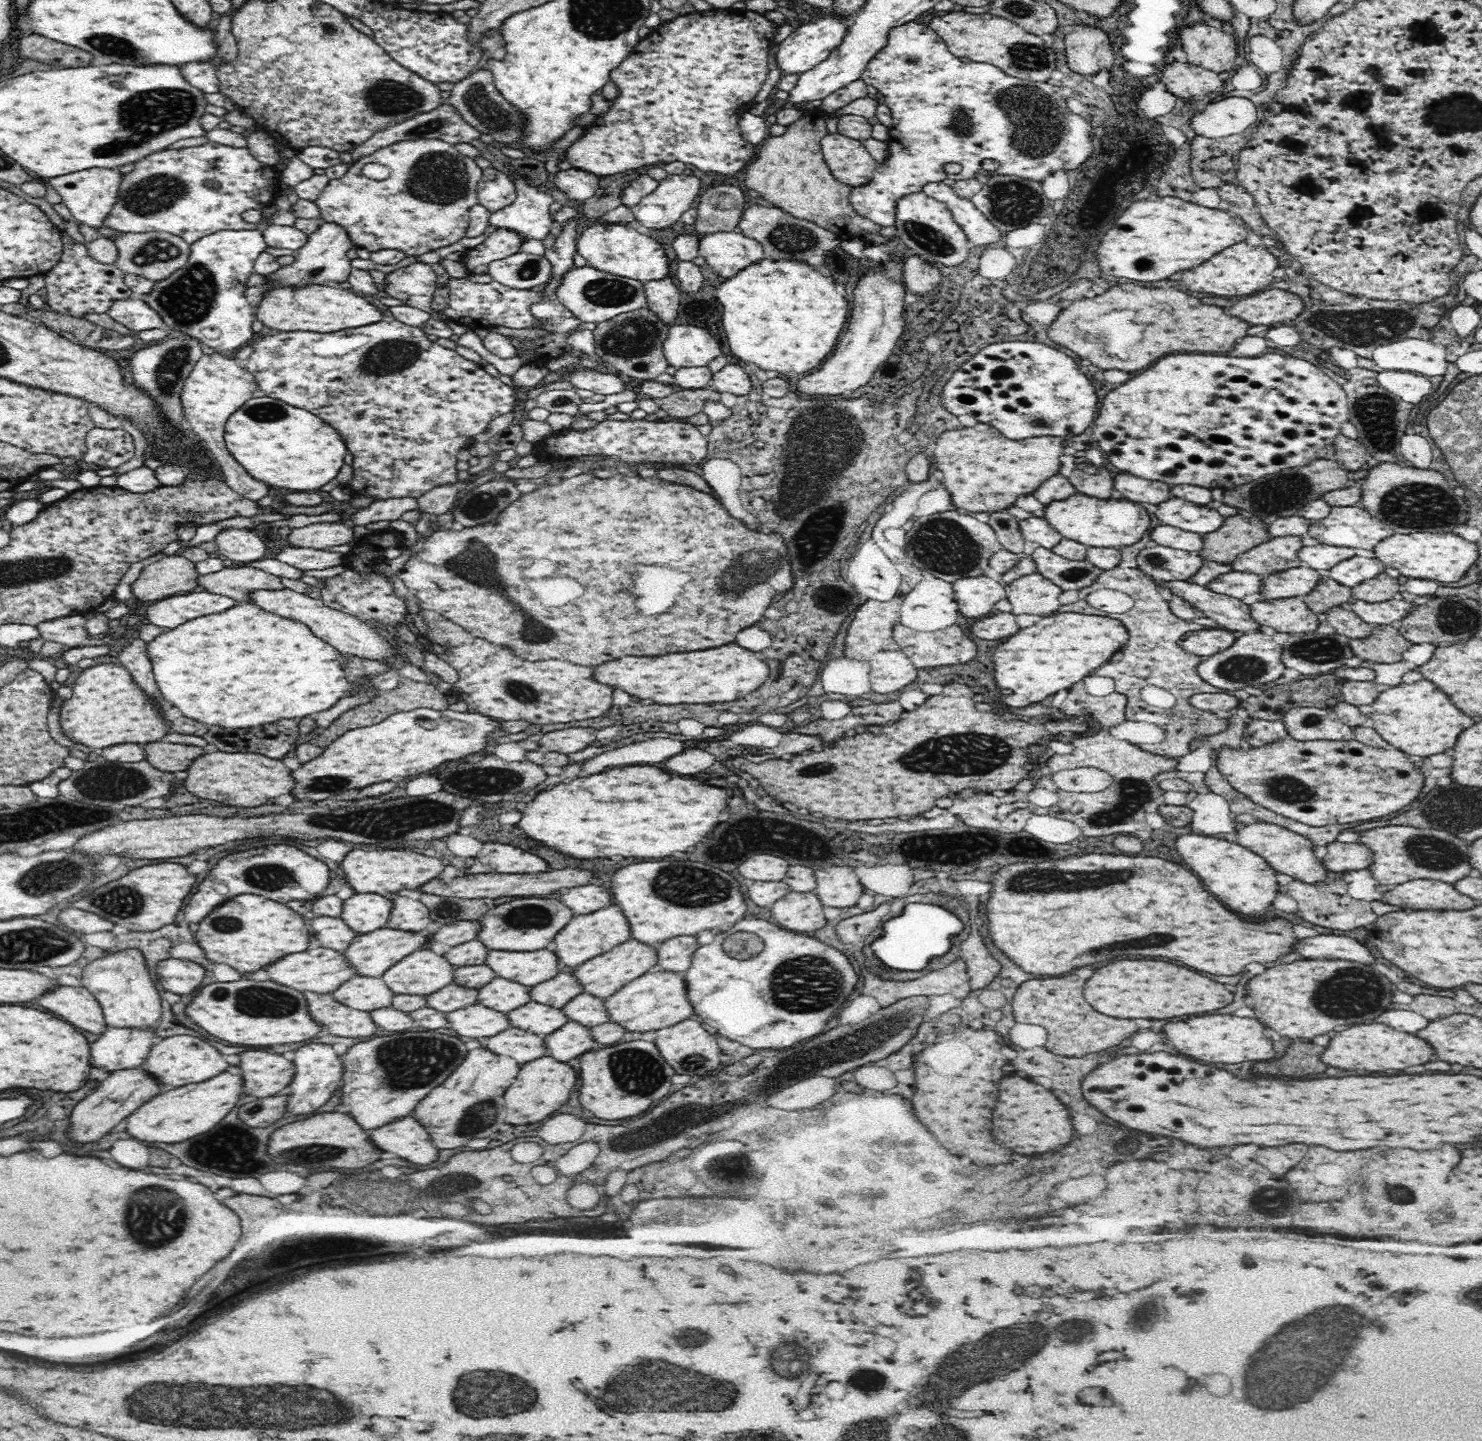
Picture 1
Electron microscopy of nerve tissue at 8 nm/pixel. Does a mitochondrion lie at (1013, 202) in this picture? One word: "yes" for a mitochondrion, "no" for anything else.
yes

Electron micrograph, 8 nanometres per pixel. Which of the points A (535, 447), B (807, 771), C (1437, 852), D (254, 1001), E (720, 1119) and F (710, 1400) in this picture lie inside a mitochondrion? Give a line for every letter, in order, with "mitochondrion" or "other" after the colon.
A: other
B: mitochondrion
C: mitochondrion
D: mitochondrion
E: other
F: mitochondrion

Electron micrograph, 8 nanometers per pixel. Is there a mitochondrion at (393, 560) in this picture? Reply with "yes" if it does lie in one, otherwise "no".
no

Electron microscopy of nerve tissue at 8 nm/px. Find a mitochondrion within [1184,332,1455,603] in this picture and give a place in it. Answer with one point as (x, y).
(1378, 424)

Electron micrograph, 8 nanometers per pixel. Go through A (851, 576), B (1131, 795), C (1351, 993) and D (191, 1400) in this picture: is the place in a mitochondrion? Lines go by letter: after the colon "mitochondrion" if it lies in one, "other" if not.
A: other
B: mitochondrion
C: mitochondrion
D: mitochondrion

